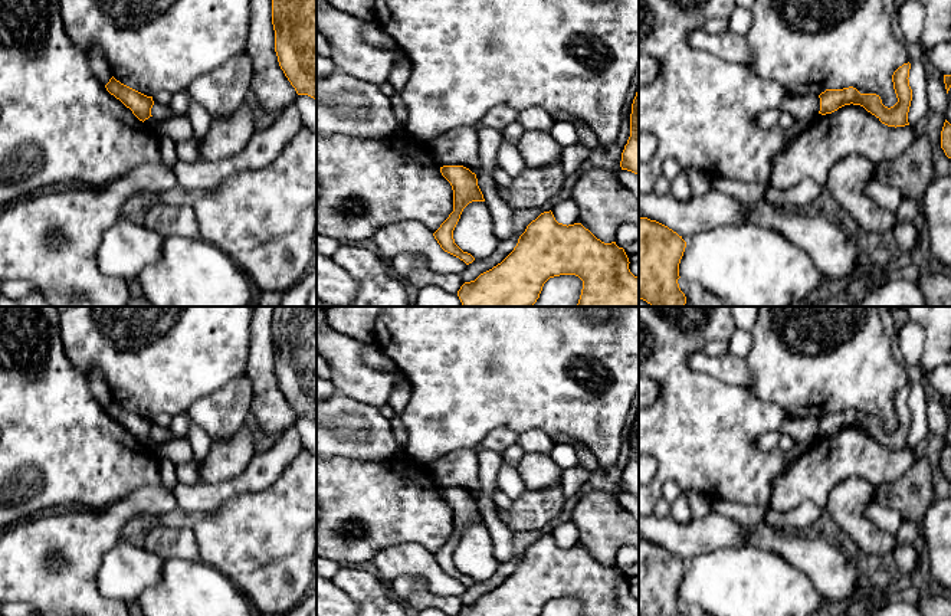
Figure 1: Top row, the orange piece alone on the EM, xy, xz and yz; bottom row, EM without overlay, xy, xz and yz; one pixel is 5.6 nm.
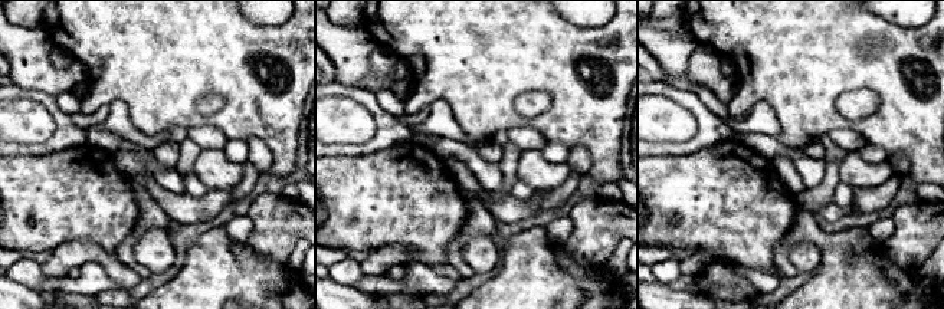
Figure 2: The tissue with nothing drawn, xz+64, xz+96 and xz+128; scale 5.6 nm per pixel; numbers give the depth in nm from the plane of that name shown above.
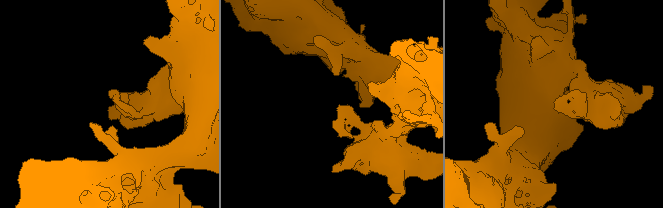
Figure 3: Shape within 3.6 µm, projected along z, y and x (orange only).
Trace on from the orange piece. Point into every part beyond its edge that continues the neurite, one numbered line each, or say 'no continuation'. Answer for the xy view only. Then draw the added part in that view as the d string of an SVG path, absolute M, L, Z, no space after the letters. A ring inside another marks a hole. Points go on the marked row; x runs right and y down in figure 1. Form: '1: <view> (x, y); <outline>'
no continuation

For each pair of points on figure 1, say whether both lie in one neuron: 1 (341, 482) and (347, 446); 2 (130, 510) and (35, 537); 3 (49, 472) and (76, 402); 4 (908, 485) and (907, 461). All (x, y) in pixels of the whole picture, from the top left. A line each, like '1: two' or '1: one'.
1: two
2: one
3: one
4: two

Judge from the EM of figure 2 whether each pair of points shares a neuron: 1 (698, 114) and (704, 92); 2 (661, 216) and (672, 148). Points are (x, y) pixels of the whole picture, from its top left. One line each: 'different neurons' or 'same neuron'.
1: different neurons
2: different neurons

